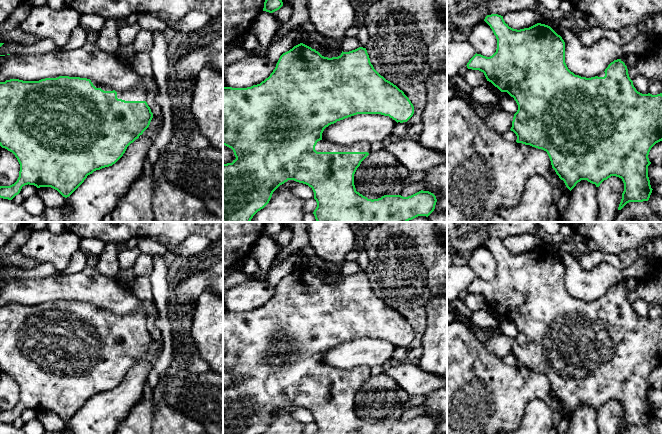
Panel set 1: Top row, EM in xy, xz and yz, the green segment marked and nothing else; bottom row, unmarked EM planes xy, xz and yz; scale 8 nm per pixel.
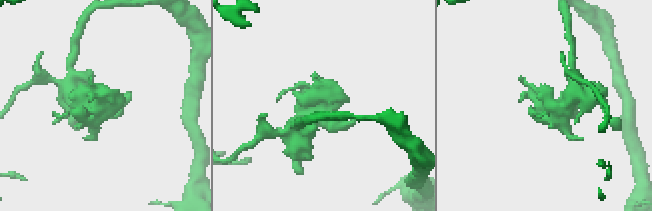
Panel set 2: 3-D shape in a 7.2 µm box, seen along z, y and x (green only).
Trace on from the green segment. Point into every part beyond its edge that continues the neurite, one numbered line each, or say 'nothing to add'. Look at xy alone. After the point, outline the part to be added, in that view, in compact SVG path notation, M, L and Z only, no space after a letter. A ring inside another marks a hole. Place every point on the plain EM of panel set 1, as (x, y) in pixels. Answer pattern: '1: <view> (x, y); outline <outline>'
1: xy (136, 318); outline M142 311L133 312L124 316L117 316L117 322L125 325L147 325L147 317Z

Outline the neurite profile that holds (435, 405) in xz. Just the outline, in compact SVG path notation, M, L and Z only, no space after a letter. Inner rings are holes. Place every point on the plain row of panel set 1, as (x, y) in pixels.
M447 386L425 396L423 415L436 420L434 434L447 434Z

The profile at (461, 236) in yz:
M447 222L447 254L473 251L483 245L487 239L504 240L508 236L536 233L537 222Z

